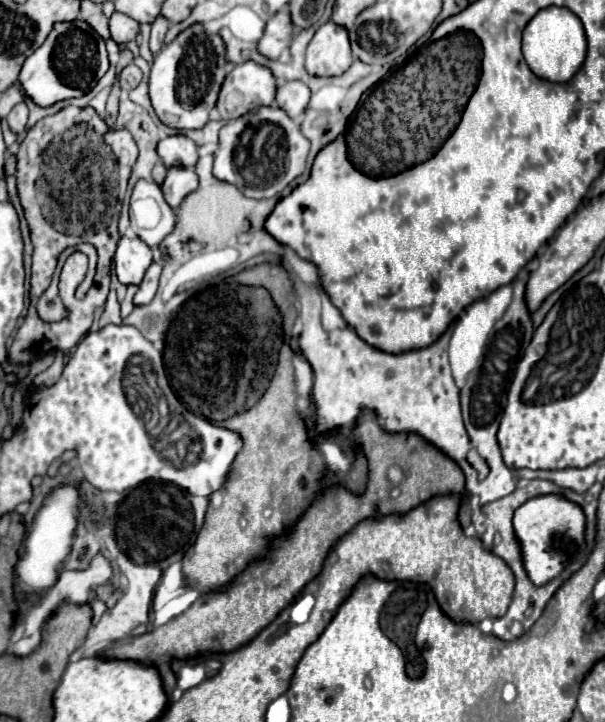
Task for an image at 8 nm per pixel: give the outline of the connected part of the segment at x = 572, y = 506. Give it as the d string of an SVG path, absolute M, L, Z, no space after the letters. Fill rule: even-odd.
M560 493L538 495L536 499L528 499L524 507L516 509L516 515L512 517L512 527L516 531L516 539L520 539L520 551L524 551L524 571L528 571L528 579L532 579L534 587L542 587L544 583L550 583L562 573L566 563L574 557L578 547L584 543L584 523L586 523L584 509ZM554 537L556 537L556 543L554 543ZM556 545L566 551L564 563L562 563L564 551L558 549Z

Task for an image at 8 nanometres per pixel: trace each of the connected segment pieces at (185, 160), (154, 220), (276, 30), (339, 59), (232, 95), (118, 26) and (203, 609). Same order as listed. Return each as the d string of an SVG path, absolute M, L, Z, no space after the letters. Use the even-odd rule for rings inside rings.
M172 135L158 143L158 155L166 167L192 167L198 161L198 147L186 135Z
M136 181L130 197L130 225L148 247L158 247L164 237L172 233L176 215L156 181Z
M280 9L266 25L266 31L258 43L258 51L268 59L278 59L284 49L290 47L294 37L292 19L286 13L288 9Z
M332 21L324 23L306 49L306 71L316 77L342 75L352 65L348 31Z
M246 61L228 73L216 109L224 121L230 121L262 105L272 105L274 97L276 77L272 71L254 61Z
M114 11L112 17L110 17L108 27L110 27L110 37L112 37L116 43L124 45L124 43L128 43L128 41L132 41L132 39L136 37L136 33L138 33L138 29L140 29L140 23L136 23L132 17L128 17L128 15L124 15L124 13Z
M358 425L354 431L356 443L360 443L368 459L368 489L362 497L352 495L342 487L328 489L318 501L302 515L300 523L288 537L280 537L272 545L268 559L252 563L236 581L224 591L214 591L198 597L188 611L174 617L162 627L140 637L128 637L112 643L112 647L98 651L102 659L130 659L142 665L158 667L172 659L190 659L208 653L230 653L250 643L266 625L270 625L280 611L292 605L302 593L306 583L316 579L324 567L324 559L330 549L352 531L364 519L380 519L386 515L404 515L410 509L426 503L436 495L466 495L464 473L460 467L442 455L438 449L428 445L418 435L408 433L386 433L380 425ZM388 467L402 467L402 481L394 487L386 475ZM338 495L338 501L334 499Z

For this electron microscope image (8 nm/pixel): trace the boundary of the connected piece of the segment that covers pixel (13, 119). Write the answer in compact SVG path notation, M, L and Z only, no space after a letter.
M22 101L8 113L8 125L14 133L22 133L26 129L26 121L28 121L28 107Z

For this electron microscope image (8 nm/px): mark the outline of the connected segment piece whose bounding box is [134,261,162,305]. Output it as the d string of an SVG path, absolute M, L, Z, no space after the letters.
M154 261L150 265L150 269L146 271L144 281L138 287L138 293L134 295L134 305L148 305L154 295L156 295L156 287L158 287L158 279L160 279L160 271L162 271L162 261Z

